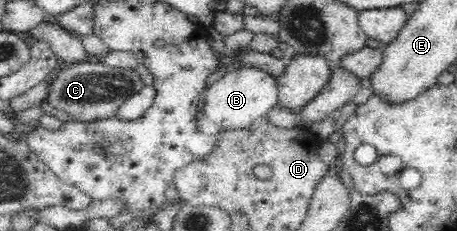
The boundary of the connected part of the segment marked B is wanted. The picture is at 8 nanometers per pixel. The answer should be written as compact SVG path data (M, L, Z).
M245 65L241 69L230 71L205 88L205 93L201 96L204 106L200 119L209 130L216 132L246 129L254 121L264 117L277 103L277 87L275 77L260 68Z

